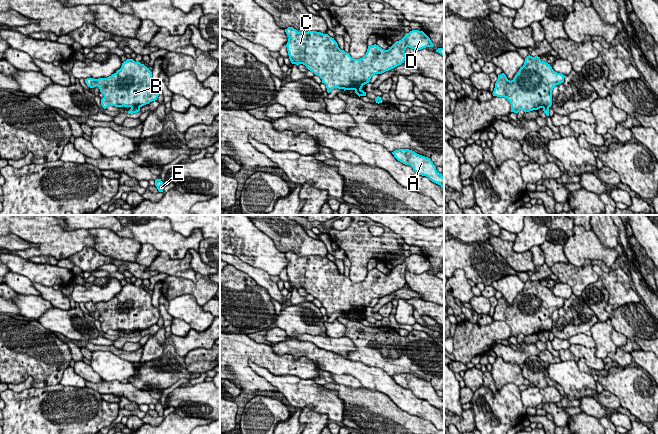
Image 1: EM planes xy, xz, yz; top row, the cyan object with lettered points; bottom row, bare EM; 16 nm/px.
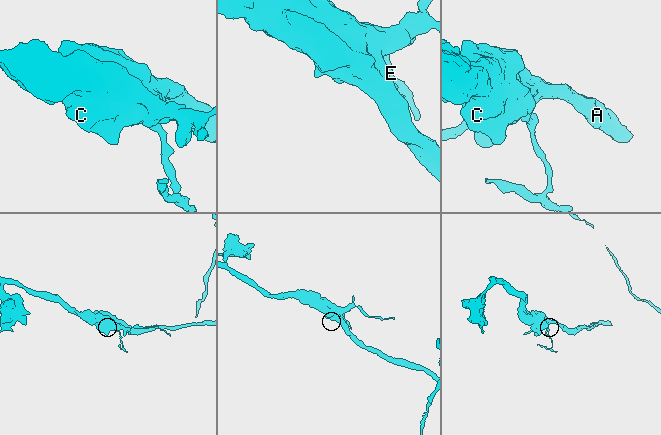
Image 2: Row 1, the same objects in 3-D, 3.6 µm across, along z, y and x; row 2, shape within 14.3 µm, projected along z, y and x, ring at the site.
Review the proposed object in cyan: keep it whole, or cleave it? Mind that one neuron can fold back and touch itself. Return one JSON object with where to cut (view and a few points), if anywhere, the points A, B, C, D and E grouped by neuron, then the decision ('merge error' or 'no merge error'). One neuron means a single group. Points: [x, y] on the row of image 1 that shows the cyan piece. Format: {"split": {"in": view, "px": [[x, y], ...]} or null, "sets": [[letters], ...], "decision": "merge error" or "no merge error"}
{"split": {"in": "xy", "px": [[139, 106], [131, 108]]}, "sets": [["A", "B", "C", "D"], ["E"]], "decision": "merge error"}

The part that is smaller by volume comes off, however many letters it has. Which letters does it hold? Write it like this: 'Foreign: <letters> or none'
Foreign: E

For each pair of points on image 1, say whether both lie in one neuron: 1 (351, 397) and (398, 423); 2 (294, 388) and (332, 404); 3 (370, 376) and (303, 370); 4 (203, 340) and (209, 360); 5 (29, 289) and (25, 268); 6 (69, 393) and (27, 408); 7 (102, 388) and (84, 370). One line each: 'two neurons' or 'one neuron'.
1: one neuron
2: one neuron
3: two neurons
4: two neurons
5: two neurons
6: one neuron
7: two neurons

